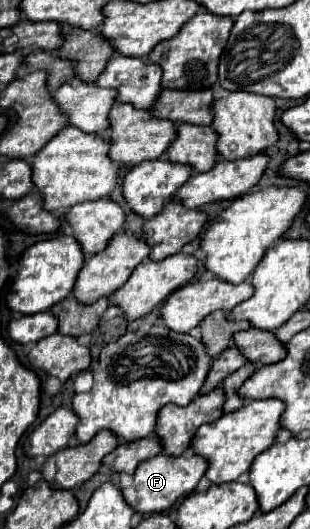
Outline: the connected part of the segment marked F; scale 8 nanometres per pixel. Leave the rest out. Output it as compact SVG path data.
M160 453L148 461L142 461L134 473L134 483L122 491L128 505L134 507L134 511L162 513L170 509L176 503L176 499L188 497L204 477L206 469L208 469L208 461L202 455L184 453L180 457L172 457L172 455Z

